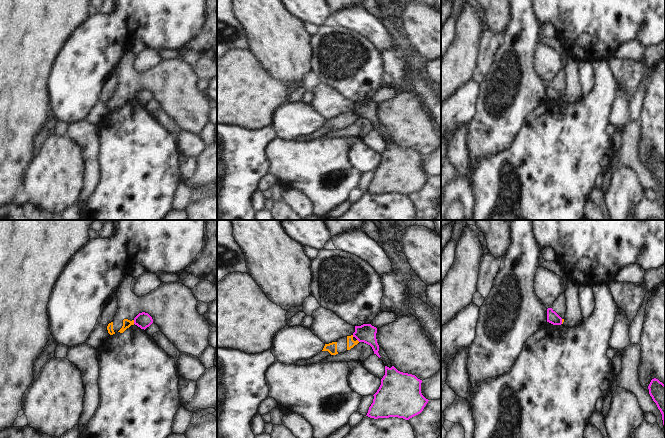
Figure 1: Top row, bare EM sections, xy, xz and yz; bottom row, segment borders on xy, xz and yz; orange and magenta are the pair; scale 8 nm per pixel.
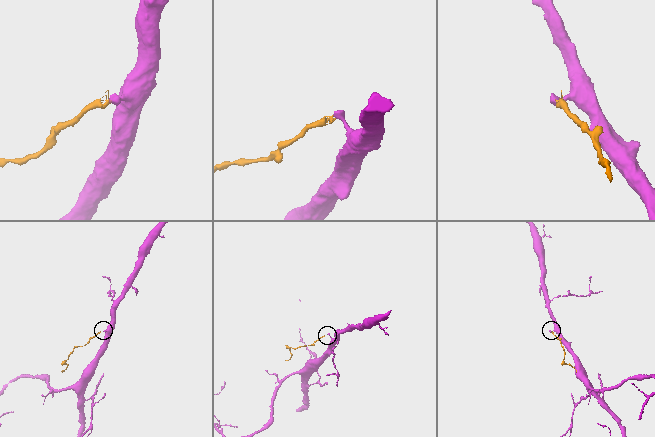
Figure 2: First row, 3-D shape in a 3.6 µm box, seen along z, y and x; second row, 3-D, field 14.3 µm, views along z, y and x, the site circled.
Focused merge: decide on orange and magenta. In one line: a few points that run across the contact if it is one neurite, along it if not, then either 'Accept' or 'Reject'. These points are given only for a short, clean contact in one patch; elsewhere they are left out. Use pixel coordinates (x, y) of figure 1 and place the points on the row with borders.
Line: xy (133, 320), (134, 323). Reject.

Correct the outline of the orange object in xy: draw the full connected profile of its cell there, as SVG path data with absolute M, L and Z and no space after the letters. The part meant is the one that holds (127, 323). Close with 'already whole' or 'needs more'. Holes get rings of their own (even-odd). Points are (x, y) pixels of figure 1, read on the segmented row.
M124 275L119 281L117 288L118 310L114 320L108 324L107 330L110 335L117 332L123 333L131 325L134 325L134 318L142 312L148 313L153 323L157 324L160 331L180 351L199 356L209 345L208 336L212 326L196 310L197 300L191 289L179 282L161 282L148 294L138 297L131 291L133 277Z; needs more

